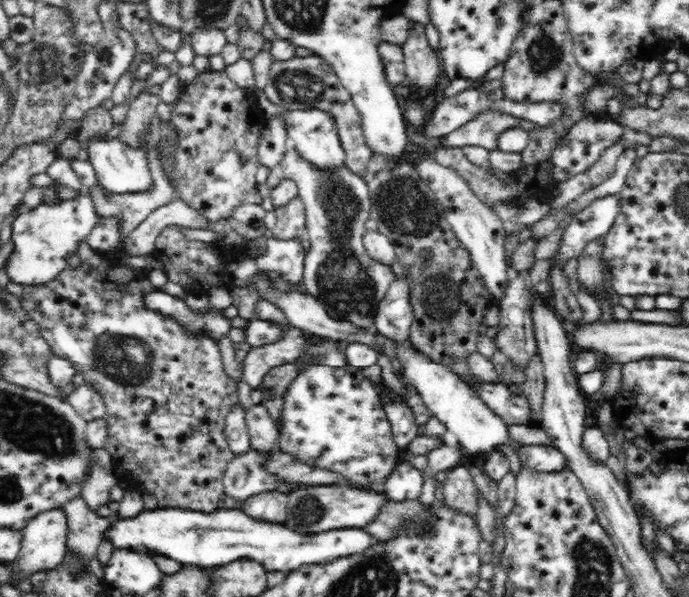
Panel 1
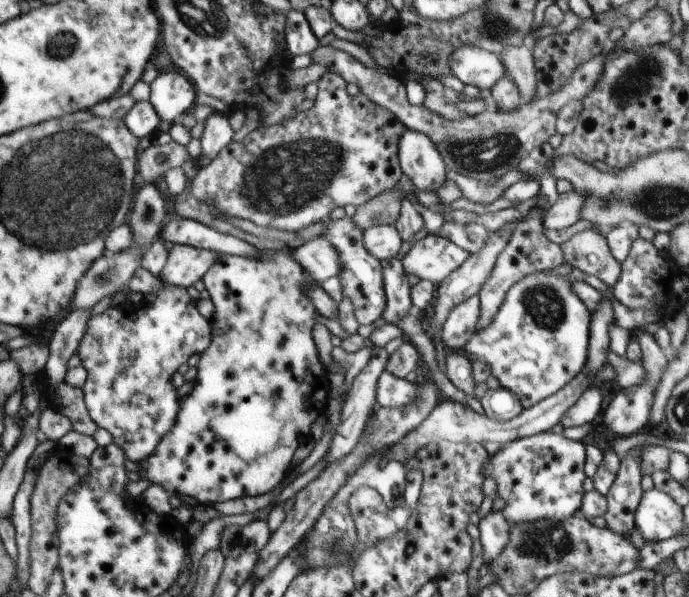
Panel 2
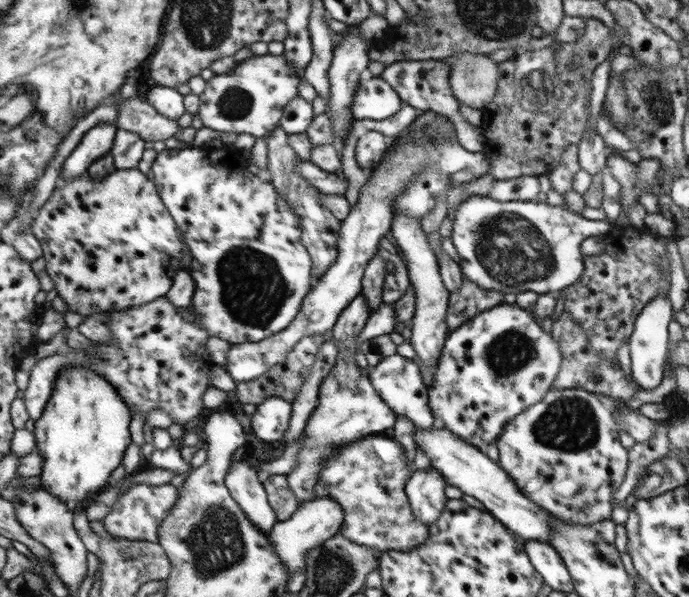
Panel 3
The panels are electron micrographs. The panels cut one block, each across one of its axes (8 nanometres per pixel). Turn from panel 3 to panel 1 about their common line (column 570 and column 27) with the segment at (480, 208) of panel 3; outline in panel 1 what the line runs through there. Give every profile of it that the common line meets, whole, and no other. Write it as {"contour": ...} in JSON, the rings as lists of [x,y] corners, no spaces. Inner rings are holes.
{"contour":[[[87,191],[69,200],[56,200],[53,203],[42,201],[42,206],[20,214],[12,223],[11,240],[14,243],[14,254],[6,261],[6,273],[10,281],[18,284],[40,284],[44,286],[56,280],[62,271],[68,269],[66,256],[76,252],[78,242],[86,241],[87,236],[96,224],[99,214],[94,201]]]}

